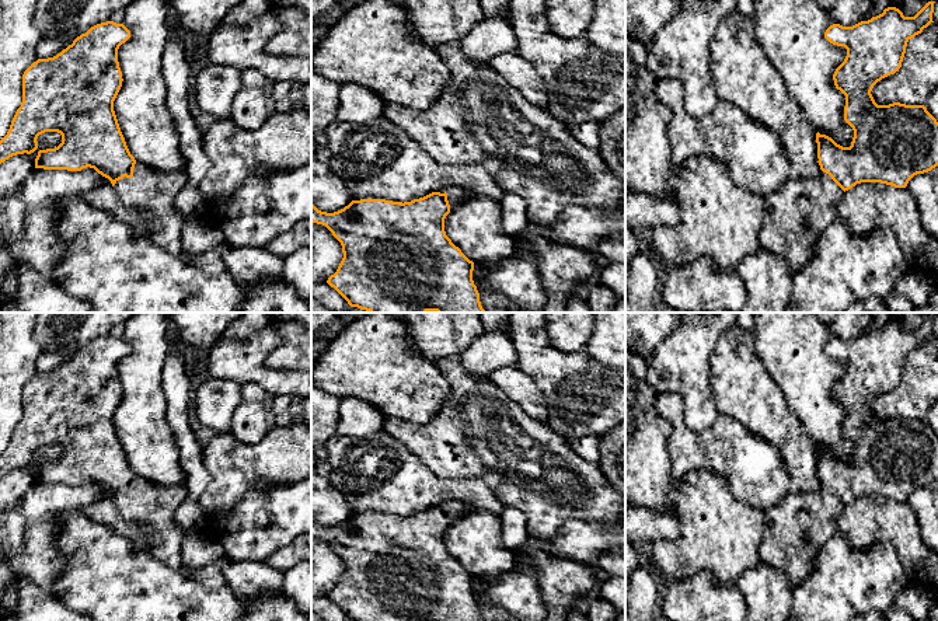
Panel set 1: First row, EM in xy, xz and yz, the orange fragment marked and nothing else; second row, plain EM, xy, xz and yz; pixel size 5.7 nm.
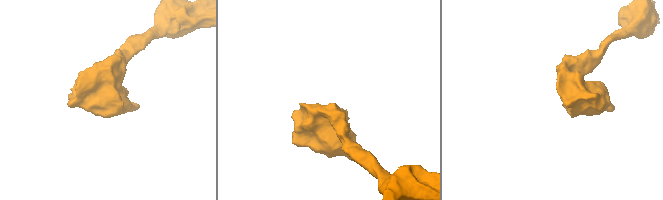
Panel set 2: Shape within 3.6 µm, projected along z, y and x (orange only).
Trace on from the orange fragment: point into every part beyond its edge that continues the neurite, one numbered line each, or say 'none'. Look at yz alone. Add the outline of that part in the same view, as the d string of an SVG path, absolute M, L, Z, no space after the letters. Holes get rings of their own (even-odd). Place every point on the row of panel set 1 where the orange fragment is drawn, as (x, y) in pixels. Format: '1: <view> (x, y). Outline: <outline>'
1: yz (795, 216). Outline: M826 172L812 179L789 178L778 191L764 196L761 230L763 250L775 254L794 273L805 268L817 248L824 230L837 217L836 205L844 191Z

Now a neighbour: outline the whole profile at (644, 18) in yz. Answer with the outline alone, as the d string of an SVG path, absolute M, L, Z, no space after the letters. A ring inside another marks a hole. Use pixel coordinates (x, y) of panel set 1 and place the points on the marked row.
M625 0L625 34L652 41L677 14L683 0Z

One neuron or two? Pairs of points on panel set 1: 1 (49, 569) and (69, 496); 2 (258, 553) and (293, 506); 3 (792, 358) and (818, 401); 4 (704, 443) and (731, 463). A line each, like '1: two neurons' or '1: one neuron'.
1: one neuron
2: one neuron
3: one neuron
4: one neuron

